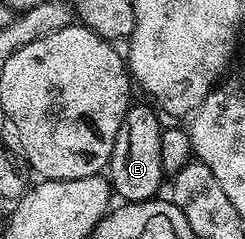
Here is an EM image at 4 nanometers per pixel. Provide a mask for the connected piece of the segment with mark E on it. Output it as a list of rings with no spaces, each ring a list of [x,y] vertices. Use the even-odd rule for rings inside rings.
[[[129,106],[124,118],[124,127],[116,141],[116,147],[112,150],[112,160],[108,162],[106,168],[113,192],[119,198],[121,195],[124,203],[141,203],[147,199],[157,198],[161,194],[160,186],[163,183],[165,186],[166,183],[166,176],[162,169],[164,127],[162,122],[160,123],[161,116],[151,106],[148,107]]]

